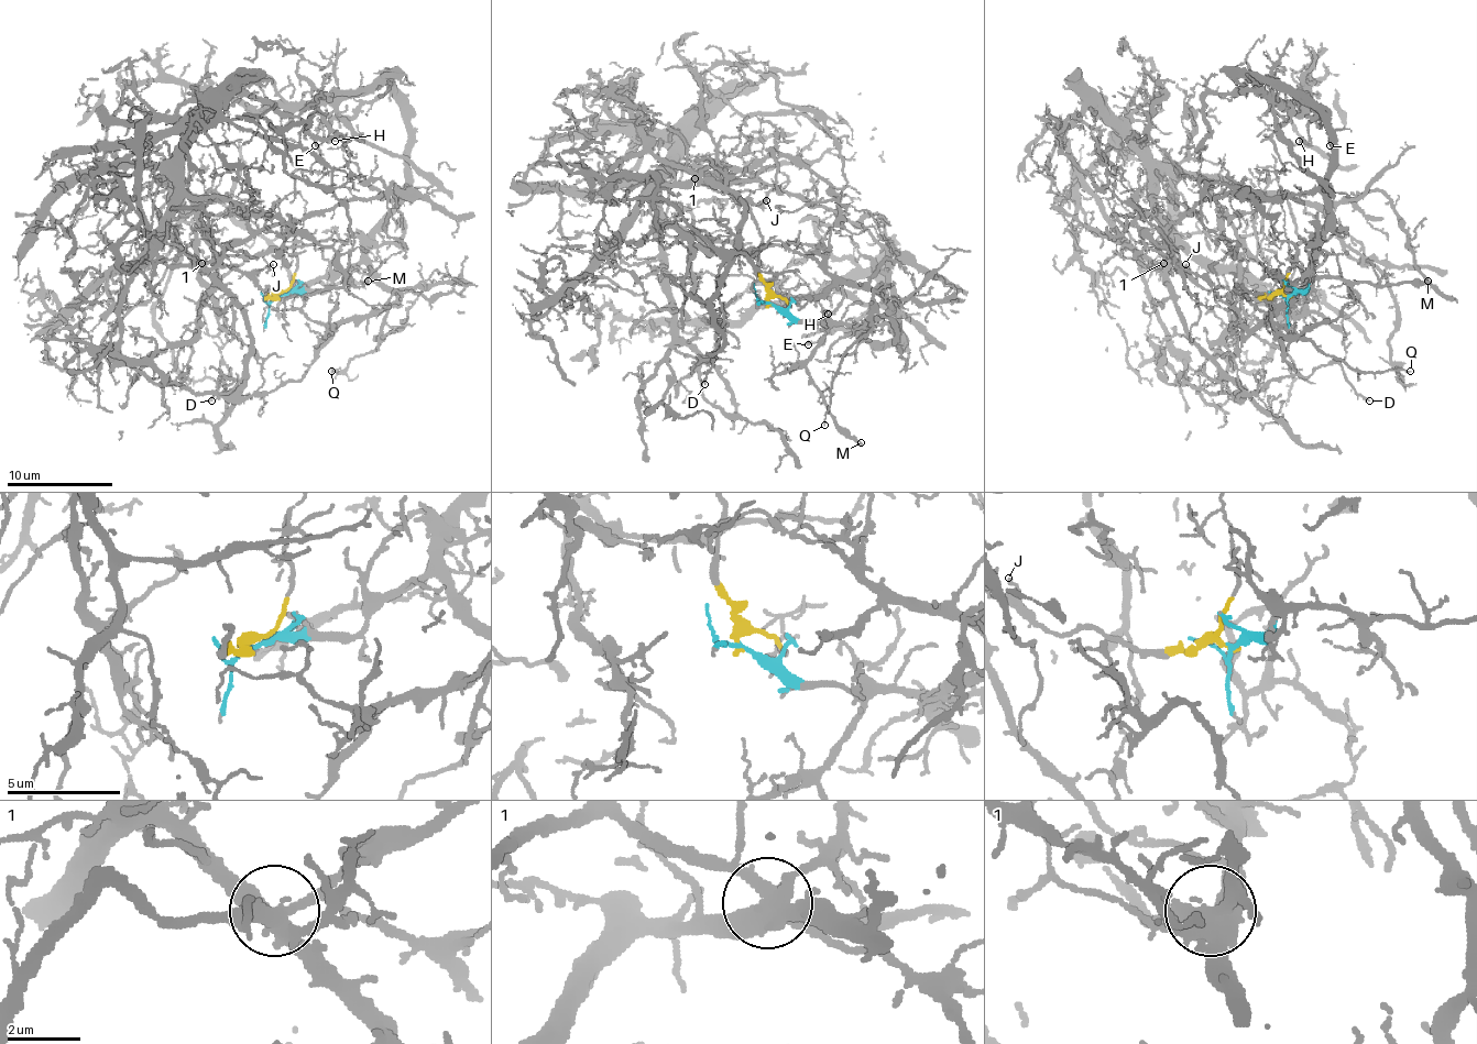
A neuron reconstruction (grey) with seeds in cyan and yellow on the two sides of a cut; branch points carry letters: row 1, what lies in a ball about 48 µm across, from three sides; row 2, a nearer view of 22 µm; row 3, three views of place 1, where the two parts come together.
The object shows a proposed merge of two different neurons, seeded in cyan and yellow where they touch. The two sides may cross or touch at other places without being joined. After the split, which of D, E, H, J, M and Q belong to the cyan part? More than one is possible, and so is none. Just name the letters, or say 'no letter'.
E, H, M, Q

